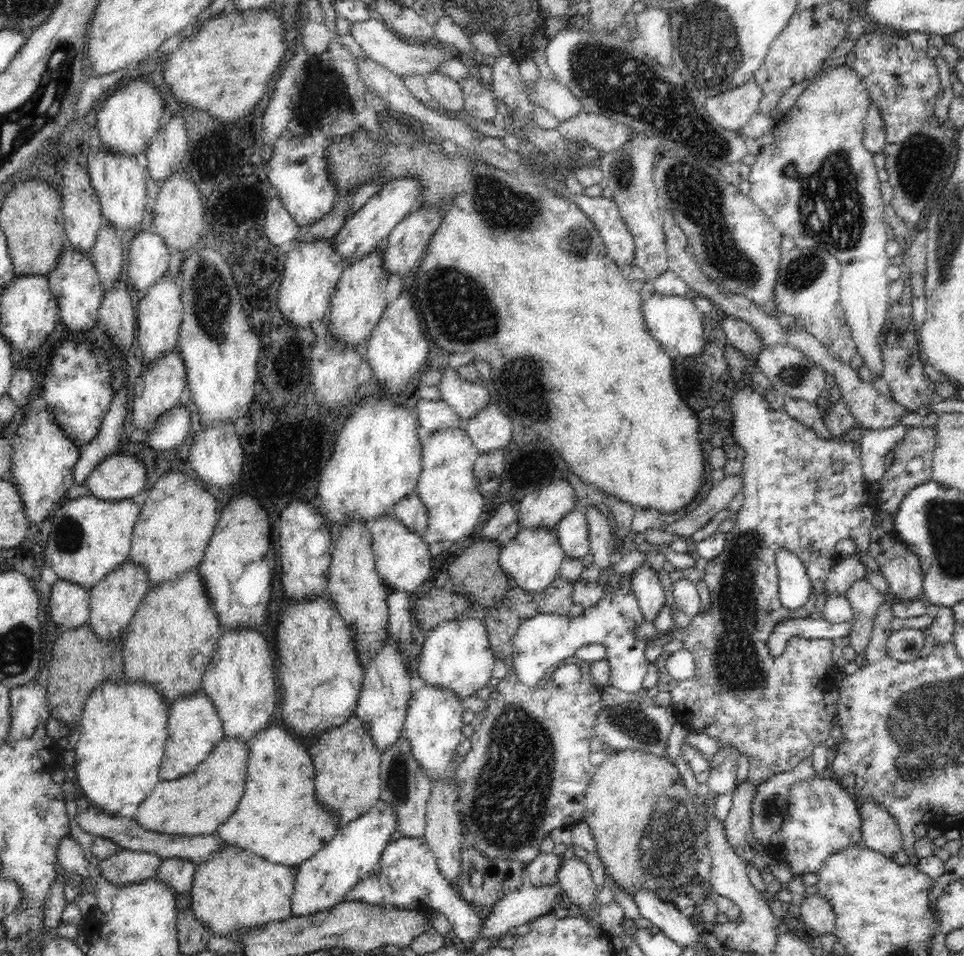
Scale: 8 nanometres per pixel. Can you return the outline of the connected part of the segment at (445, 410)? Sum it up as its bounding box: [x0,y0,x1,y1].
[414,398,464,434]

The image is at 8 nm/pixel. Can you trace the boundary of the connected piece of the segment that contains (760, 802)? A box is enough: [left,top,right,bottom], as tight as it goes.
[752,757,816,846]

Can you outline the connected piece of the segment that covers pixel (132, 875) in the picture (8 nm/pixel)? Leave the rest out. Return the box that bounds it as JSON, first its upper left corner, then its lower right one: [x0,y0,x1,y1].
[99,849,162,884]

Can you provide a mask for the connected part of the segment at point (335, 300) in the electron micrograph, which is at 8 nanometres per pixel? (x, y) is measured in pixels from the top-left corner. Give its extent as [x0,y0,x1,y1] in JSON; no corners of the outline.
[328,246,390,347]

